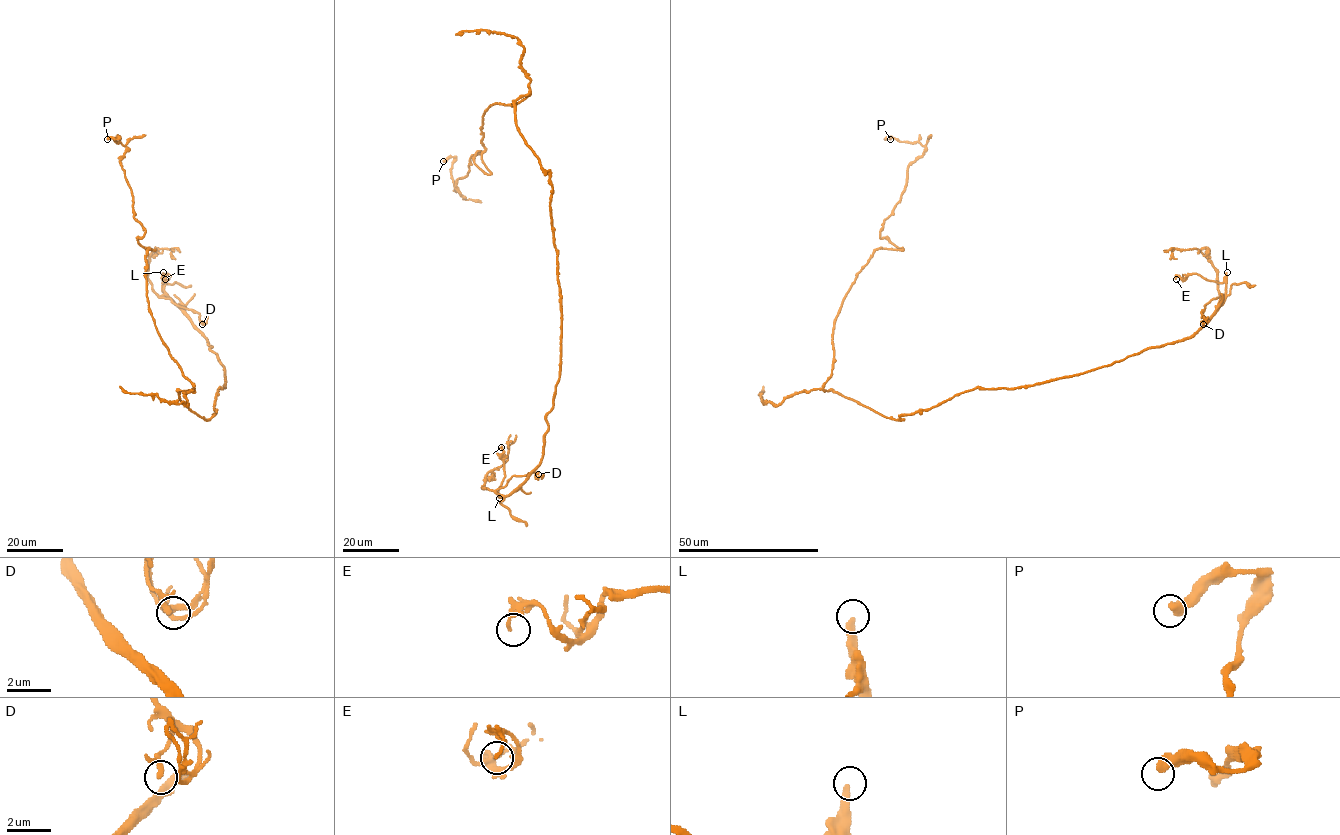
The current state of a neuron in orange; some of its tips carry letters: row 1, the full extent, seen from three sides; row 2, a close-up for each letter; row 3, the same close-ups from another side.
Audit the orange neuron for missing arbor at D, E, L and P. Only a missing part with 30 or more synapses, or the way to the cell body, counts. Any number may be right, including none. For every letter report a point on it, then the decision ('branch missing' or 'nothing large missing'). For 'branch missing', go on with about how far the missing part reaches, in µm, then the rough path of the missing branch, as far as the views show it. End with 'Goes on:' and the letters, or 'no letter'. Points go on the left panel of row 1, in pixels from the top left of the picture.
D: at (202, 324); nothing large missing
E: at (165, 279); nothing large missing
L: at (163, 272); nothing large missing
P: at (107, 139); nothing large missing
Goes on: no letter

